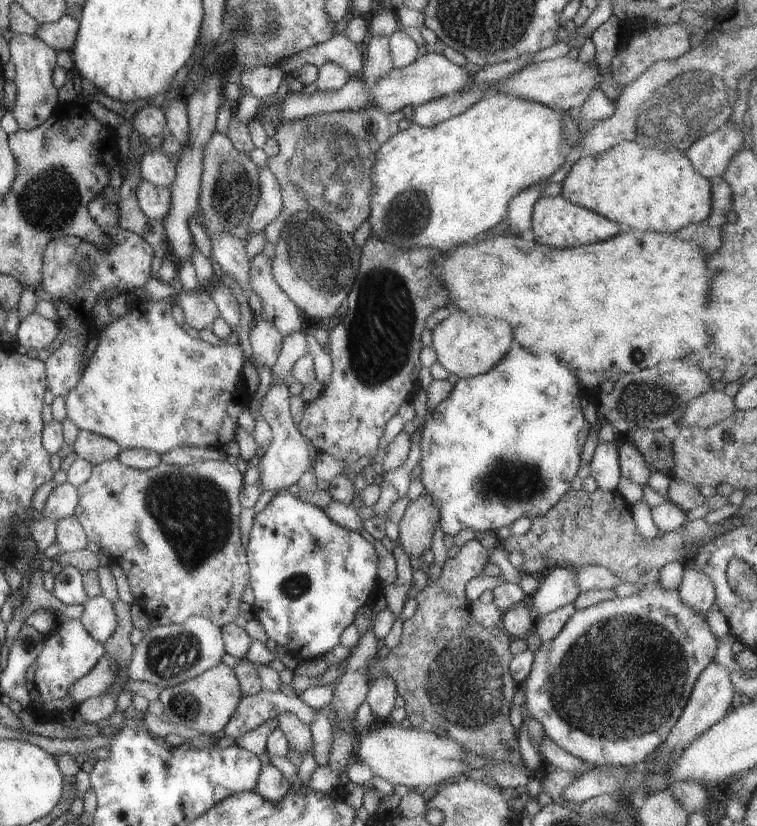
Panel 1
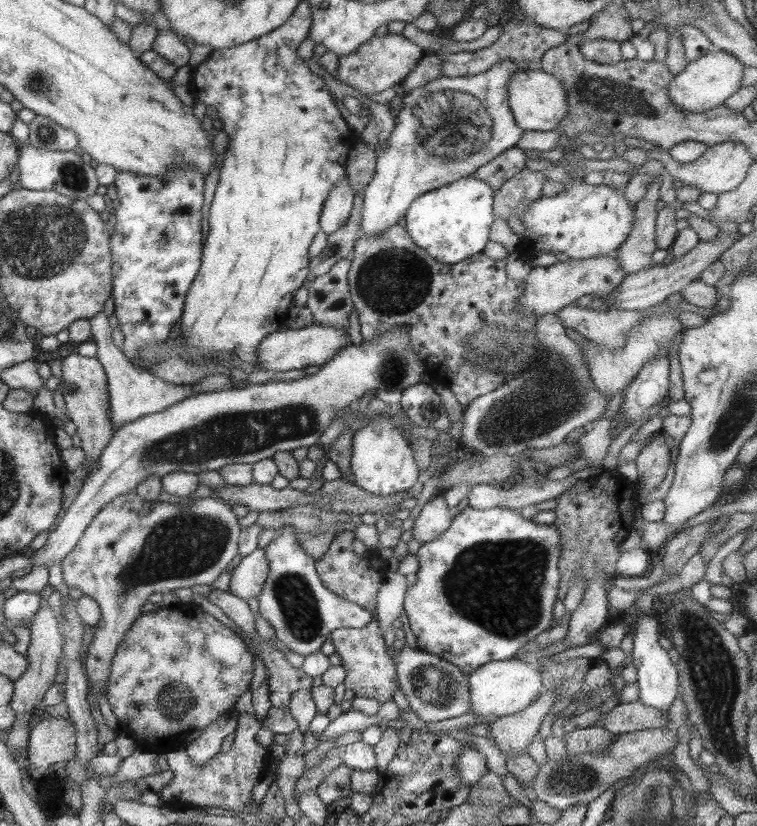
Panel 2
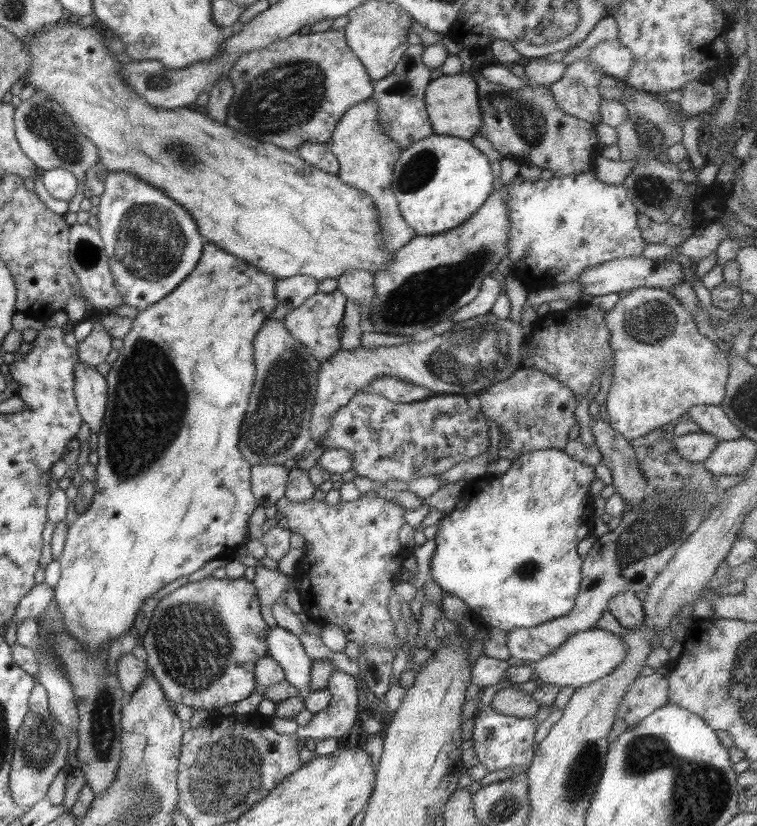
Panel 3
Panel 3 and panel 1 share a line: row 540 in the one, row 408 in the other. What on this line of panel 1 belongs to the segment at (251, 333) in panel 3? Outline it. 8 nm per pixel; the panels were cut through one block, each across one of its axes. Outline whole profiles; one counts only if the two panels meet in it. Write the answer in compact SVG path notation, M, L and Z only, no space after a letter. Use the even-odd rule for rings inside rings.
M139 300L134 301L123 316L114 318L101 330L96 331L96 347L88 359L88 363L77 381L77 384L64 396L66 417L69 418L78 430L84 430L99 436L114 440L122 449L143 449L156 452L161 456L164 452L175 447L213 447L218 450L225 443L234 440L235 429L238 426L237 417L243 407L247 406L249 394L241 375L241 364L246 358L241 352L239 344L210 345L201 339L192 339L177 326L171 317L172 300L158 302Z

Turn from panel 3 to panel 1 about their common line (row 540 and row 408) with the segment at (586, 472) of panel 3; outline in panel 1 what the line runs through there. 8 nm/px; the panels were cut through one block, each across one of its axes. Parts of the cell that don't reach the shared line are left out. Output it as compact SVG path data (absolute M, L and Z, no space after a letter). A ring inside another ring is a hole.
M518 345L515 349L508 350L495 366L484 373L458 379L452 386L449 396L435 406L430 418L422 424L420 430L421 460L418 464L421 472L419 480L425 492L439 509L437 524L444 534L456 535L464 528L471 528L473 532L487 532L487 530L498 530L501 526L511 525L521 516L530 520L543 516L543 513L546 513L556 503L556 500L559 500L559 497L570 489L569 482L576 475L577 467L580 464L579 454L590 427L579 408L579 398L583 394L583 389L580 384L578 386L574 373L575 371L561 362L555 354L536 355Z

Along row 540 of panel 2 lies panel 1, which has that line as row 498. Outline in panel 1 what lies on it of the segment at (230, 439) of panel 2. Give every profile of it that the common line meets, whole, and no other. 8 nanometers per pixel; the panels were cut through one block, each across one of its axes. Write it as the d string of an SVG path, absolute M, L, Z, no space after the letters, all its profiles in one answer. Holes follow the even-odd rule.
M67 482L55 485L46 497L42 511L38 515L49 518L56 523L58 520L72 515L77 503L78 492L76 487Z

